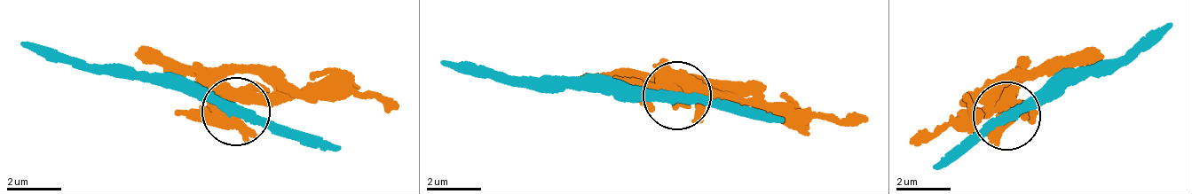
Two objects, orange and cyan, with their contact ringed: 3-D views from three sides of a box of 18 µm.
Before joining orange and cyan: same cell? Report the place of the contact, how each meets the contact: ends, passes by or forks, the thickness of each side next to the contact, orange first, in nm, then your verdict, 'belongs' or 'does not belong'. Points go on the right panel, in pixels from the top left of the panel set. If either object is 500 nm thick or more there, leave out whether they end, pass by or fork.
at (1006, 115); orange passes by; cyan passes by; 420 nm thick on the orange side, 360 nm on the other; does not belong

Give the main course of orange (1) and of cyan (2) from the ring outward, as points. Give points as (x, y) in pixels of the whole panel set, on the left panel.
1: (236, 113), (236, 102), (345, 92), (394, 104)
2: (236, 113), (20, 40)

